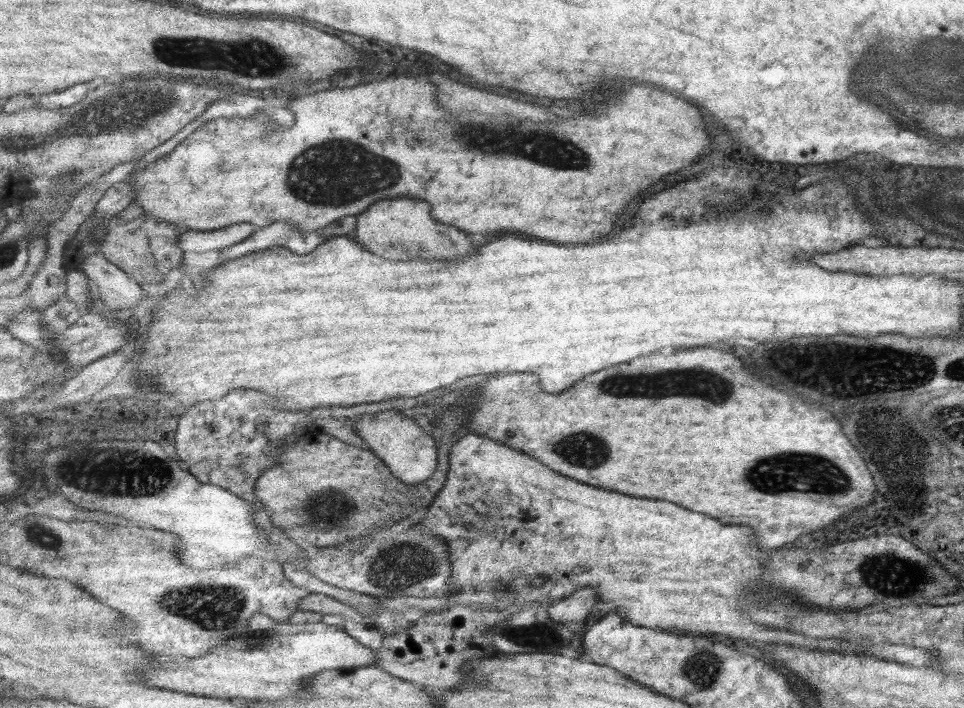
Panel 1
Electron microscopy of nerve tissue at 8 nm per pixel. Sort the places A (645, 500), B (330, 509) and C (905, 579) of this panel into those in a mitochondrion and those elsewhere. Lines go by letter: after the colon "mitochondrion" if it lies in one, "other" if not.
A: other
B: mitochondrion
C: mitochondrion

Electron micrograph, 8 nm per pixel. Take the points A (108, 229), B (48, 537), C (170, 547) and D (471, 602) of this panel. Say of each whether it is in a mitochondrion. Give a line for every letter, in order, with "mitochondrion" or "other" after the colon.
A: other
B: mitochondrion
C: other
D: other

